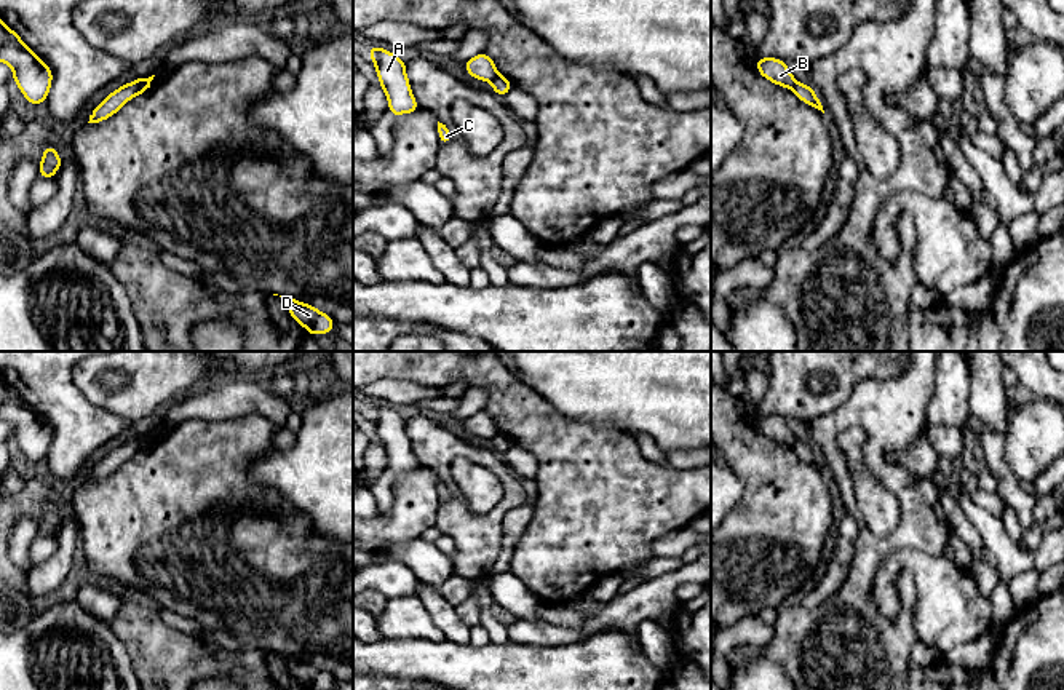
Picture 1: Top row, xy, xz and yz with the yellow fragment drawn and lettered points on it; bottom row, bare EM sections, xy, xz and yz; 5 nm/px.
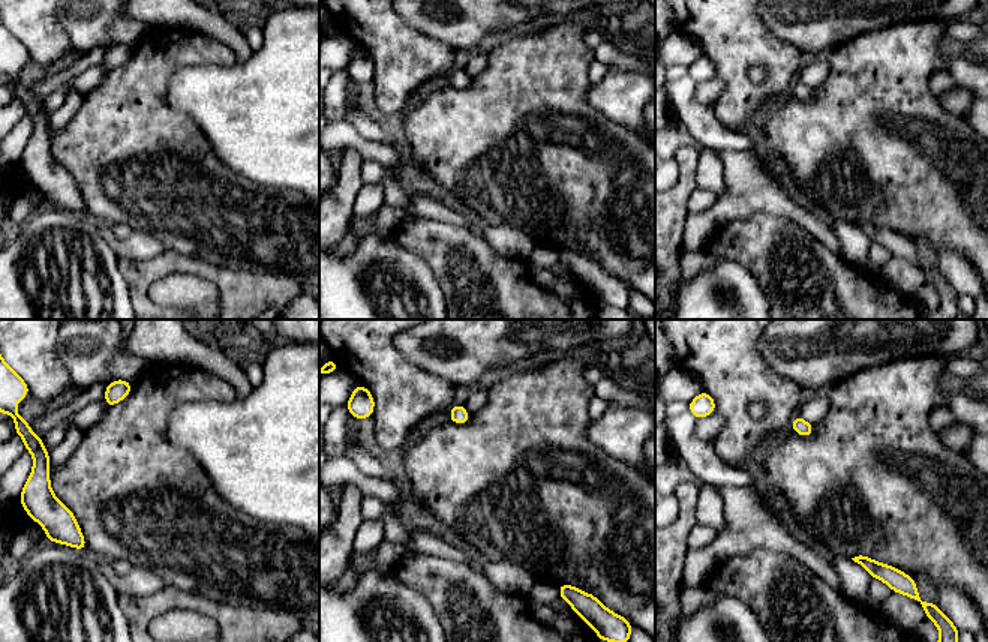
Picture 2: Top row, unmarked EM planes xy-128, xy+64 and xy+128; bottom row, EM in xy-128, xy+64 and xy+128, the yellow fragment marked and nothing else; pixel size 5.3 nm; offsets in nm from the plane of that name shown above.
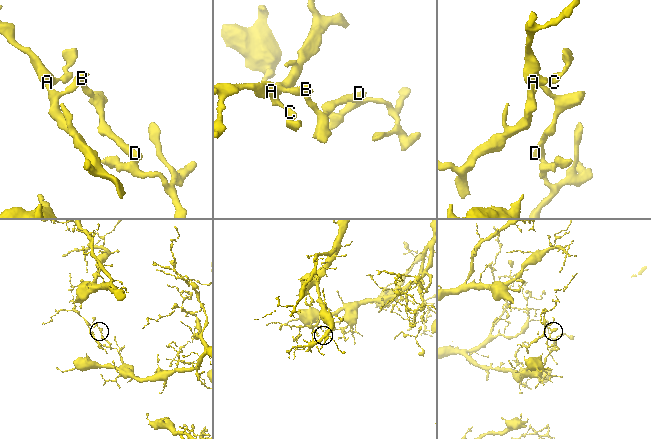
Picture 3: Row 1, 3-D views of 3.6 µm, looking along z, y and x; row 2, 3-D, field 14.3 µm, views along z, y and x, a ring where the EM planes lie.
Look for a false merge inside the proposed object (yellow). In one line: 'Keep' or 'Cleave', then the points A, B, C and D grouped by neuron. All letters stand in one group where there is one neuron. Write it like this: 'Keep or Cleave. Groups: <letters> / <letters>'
Cleave. Groups: A B C / D

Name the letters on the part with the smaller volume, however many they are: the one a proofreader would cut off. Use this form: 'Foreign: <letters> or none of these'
Foreign: A, B, C

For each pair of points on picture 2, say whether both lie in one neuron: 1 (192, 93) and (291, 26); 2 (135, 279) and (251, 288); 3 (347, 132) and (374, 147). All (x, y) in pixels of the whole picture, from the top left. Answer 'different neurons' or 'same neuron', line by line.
1: same neuron
2: same neuron
3: same neuron

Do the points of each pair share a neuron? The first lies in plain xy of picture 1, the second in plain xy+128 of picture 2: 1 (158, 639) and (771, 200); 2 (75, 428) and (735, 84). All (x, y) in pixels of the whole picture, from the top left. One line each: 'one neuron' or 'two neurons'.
1: two neurons
2: one neuron

